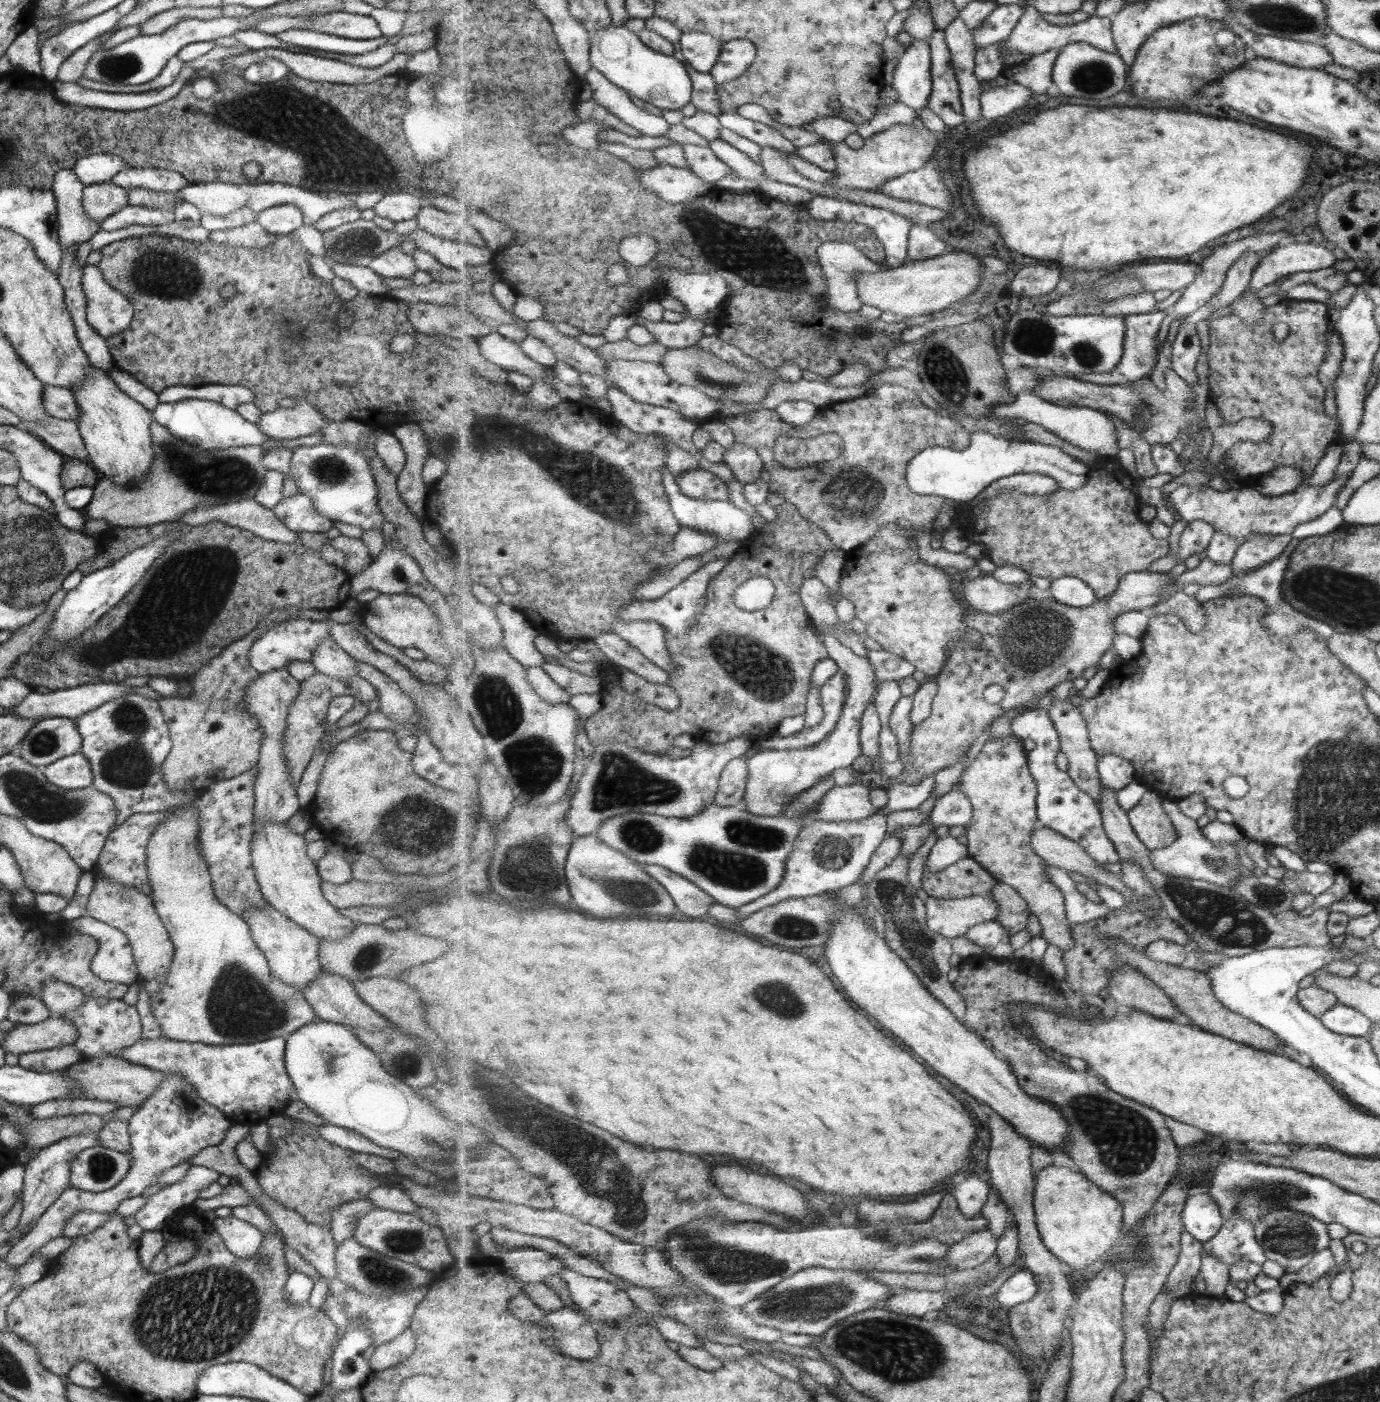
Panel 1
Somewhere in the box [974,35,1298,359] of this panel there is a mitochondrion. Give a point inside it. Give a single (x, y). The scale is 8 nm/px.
(1092, 77)

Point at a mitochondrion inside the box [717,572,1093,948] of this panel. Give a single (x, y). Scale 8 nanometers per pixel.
(1033, 638)

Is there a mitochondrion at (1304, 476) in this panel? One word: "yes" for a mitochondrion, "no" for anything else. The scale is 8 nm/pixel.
no

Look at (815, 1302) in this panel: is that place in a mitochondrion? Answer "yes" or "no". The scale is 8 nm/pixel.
yes

